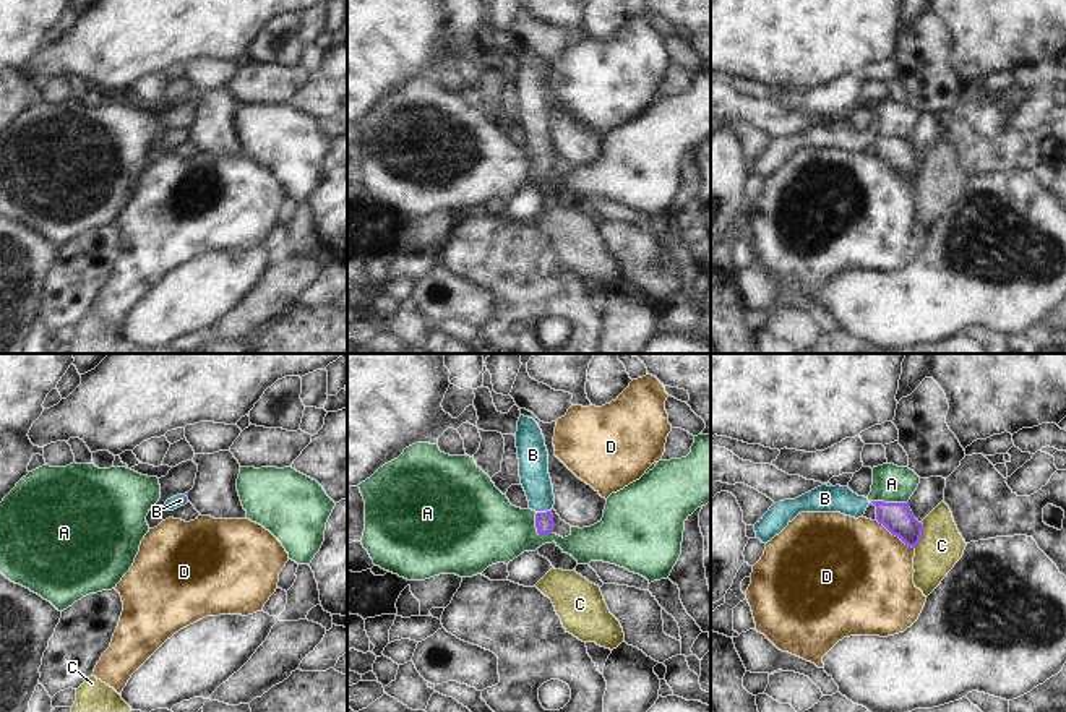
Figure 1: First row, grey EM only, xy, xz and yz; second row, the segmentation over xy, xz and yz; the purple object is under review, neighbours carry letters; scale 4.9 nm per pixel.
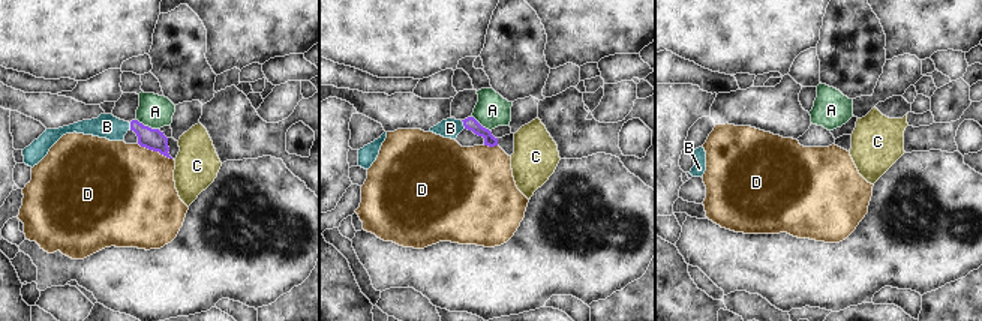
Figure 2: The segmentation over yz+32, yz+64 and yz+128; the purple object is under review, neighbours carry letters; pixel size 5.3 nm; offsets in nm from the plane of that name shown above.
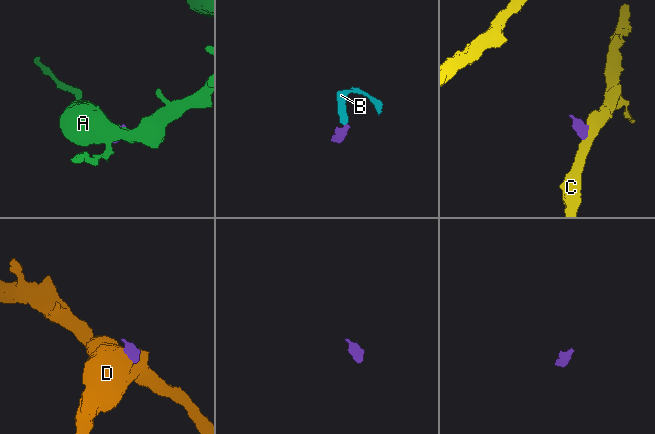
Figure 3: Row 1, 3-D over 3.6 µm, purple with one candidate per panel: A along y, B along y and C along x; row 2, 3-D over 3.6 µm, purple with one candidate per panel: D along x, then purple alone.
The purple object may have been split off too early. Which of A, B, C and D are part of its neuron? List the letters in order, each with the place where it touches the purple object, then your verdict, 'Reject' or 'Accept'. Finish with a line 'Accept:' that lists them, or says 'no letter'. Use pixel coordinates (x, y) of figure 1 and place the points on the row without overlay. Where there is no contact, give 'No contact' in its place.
A: Touches purple at yz (888, 140). Reject
B: Touches purple at xz (542, 150). Accept
C: Touches purple at yz (920, 172). Reject
D: Touches purple at yz (894, 171). Reject
Accept: B.

